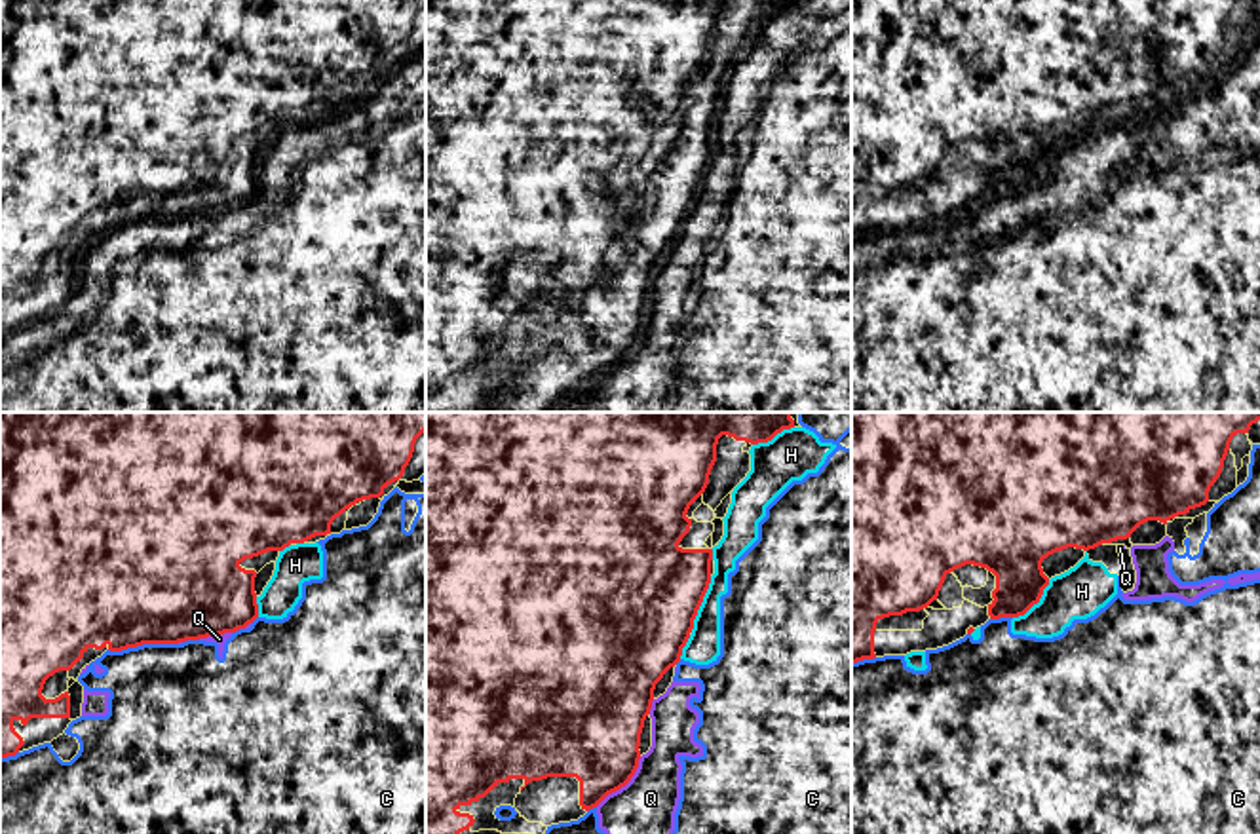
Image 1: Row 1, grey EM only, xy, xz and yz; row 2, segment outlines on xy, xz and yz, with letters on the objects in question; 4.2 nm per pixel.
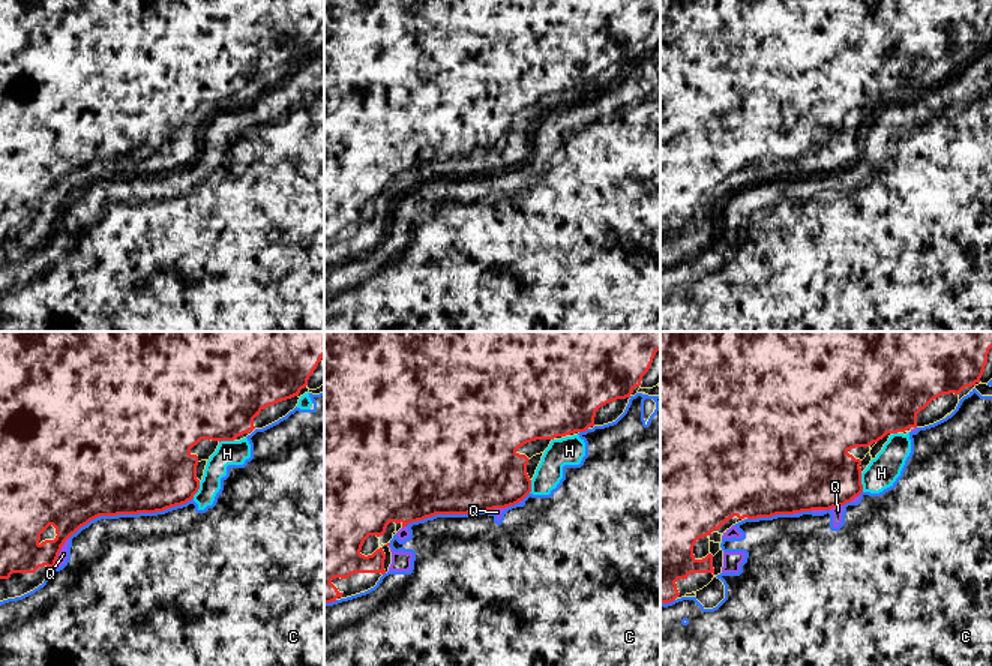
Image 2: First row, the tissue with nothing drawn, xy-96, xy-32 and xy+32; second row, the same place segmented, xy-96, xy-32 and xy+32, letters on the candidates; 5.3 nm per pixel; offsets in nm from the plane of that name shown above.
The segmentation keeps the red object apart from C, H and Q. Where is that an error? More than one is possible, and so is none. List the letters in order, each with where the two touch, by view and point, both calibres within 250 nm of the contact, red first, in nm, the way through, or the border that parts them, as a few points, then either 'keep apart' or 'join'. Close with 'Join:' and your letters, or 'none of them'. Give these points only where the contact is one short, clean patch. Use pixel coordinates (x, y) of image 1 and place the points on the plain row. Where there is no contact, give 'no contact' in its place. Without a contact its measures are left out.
C: contact xy (143, 217); calibres 500 and 460 nm; keep apart
H: contact xz (700, 179); calibres 480 and 140 nm; keep apart
Q: contact xz (624, 360); calibres 380 and 300 nm; keep apart
Join: none of them

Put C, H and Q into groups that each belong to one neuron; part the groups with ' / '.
C H Q

